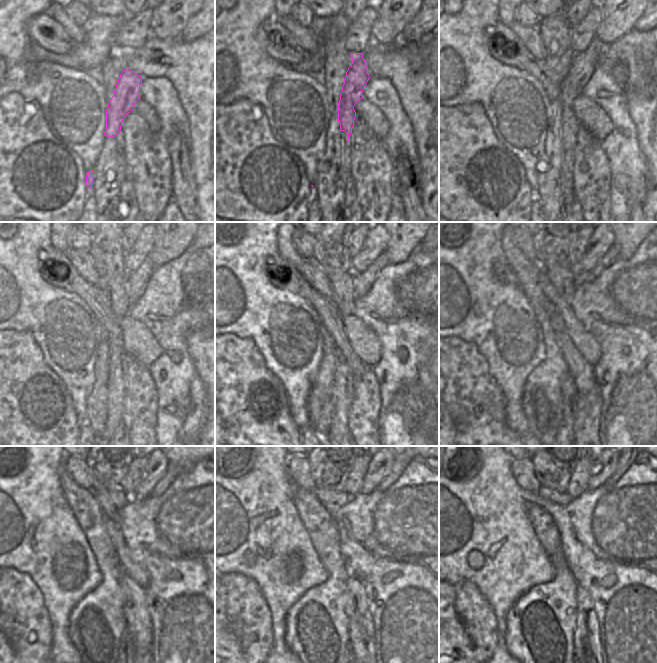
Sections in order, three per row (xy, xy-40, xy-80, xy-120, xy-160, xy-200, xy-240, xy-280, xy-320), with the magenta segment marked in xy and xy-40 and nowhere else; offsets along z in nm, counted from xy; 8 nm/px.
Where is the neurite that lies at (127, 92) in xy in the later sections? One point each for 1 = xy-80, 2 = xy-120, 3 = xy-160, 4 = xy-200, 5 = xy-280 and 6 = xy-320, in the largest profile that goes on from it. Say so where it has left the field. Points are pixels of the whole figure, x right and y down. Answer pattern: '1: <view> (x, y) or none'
1: xy-80 (583, 65)
2: xy-120 (137, 281)
3: xy-160 (361, 282)
4: xy-200 (610, 257)
5: xy-280 (398, 466)
6: xy-320 (622, 466)

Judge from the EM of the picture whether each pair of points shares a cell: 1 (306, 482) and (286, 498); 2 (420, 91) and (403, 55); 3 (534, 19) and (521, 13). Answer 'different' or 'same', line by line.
1: different
2: same
3: same

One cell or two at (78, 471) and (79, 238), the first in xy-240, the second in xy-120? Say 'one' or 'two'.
one

